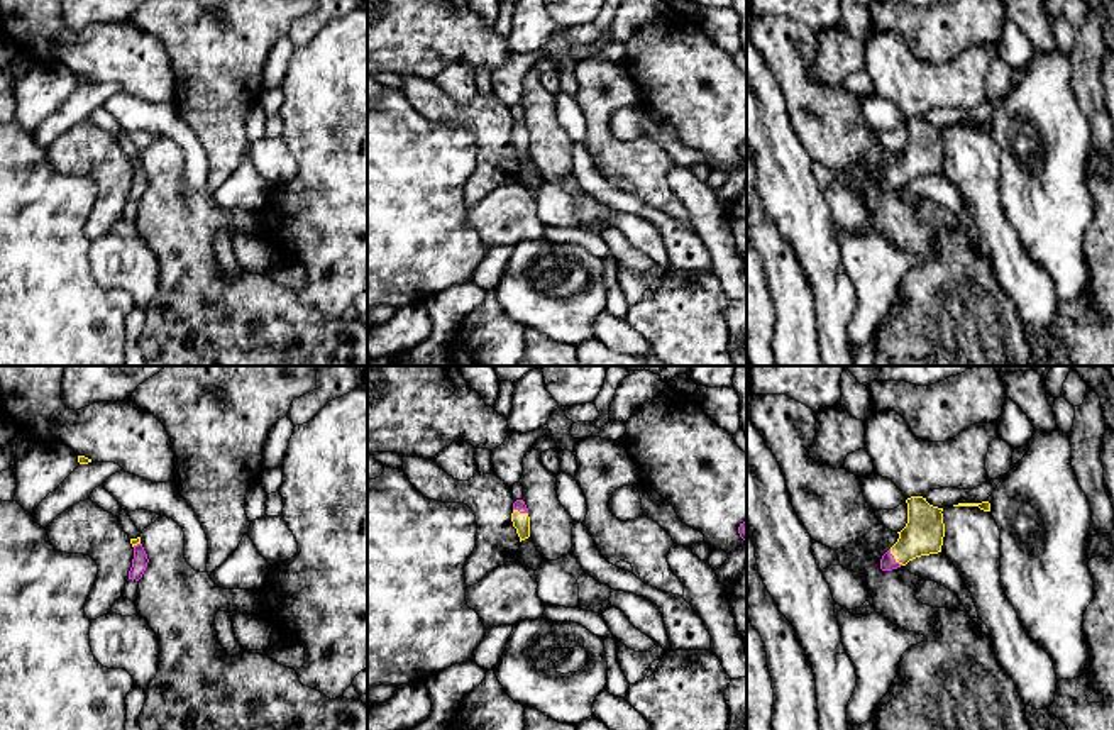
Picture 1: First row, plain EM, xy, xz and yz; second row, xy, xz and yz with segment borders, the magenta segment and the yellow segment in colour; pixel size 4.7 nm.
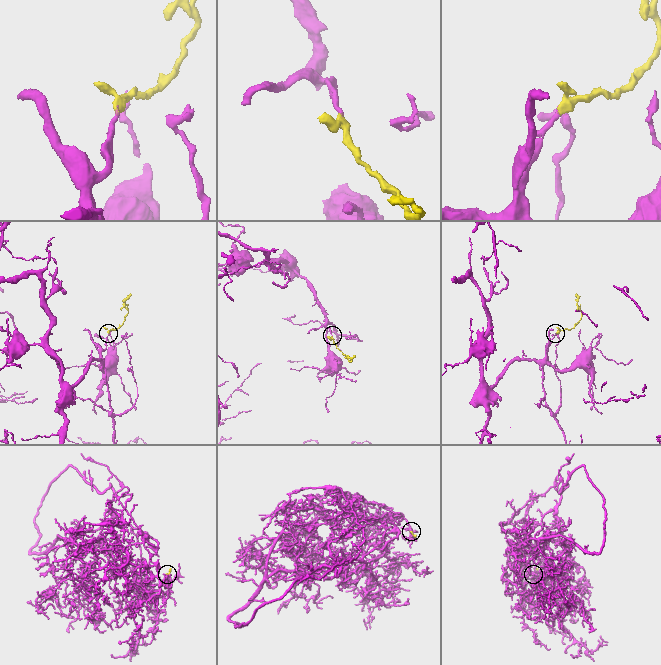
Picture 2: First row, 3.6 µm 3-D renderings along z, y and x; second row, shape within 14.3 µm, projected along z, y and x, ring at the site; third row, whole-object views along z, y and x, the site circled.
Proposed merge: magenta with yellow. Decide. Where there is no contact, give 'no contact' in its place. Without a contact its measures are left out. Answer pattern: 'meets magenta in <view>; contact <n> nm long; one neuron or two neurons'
meets magenta in yz; contact 100 nm long; one neuron

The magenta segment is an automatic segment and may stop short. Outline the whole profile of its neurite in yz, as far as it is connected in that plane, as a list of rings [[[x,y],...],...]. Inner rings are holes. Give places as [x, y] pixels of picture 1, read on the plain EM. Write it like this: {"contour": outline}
{"contour": [[[911,117],[906,124],[907,144],[897,152],[897,163],[882,176],[882,191],[892,191],[916,178],[941,173],[945,158],[943,129],[929,125],[923,117]]]}

